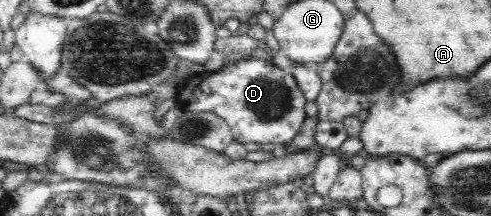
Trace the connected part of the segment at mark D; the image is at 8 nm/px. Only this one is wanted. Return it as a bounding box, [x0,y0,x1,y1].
[174,57,307,146]

